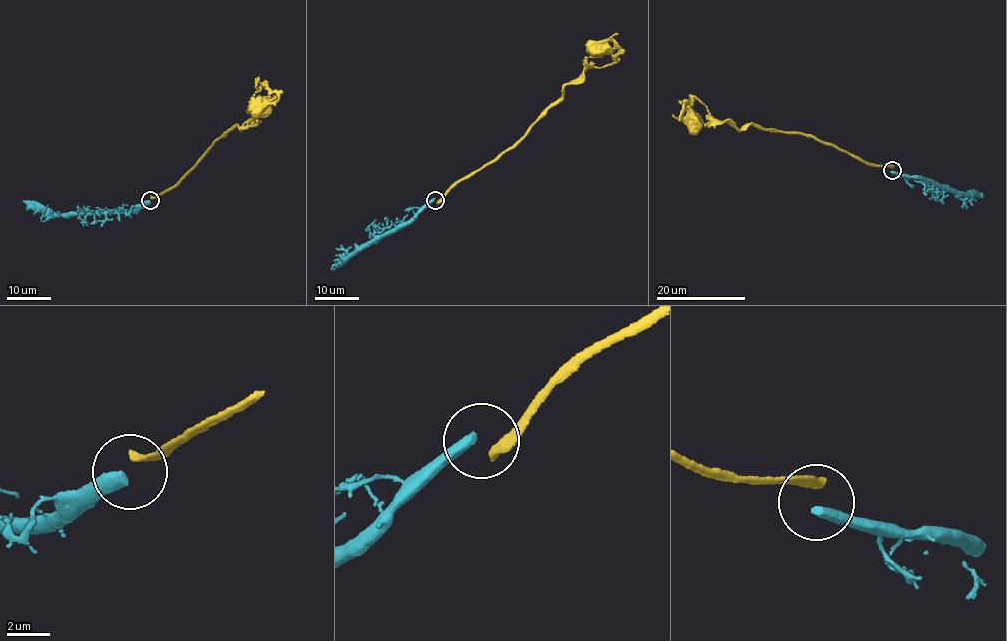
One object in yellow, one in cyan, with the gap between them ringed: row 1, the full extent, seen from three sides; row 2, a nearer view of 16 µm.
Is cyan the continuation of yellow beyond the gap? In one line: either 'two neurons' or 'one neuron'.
two neurons

